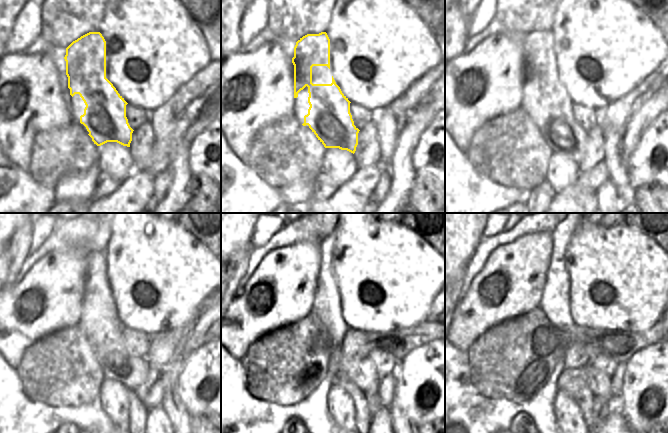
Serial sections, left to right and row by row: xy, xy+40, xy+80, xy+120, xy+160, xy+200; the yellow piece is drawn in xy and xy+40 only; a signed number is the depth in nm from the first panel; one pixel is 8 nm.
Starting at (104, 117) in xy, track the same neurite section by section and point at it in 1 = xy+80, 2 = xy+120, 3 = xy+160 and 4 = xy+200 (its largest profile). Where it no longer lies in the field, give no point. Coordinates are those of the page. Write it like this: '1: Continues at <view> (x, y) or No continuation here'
1: Continues at xy+80 (552, 113)
2: Continues at xy+120 (103, 328)
3: Continues at xy+160 (368, 372)
4: Continues at xy+200 (599, 371)

